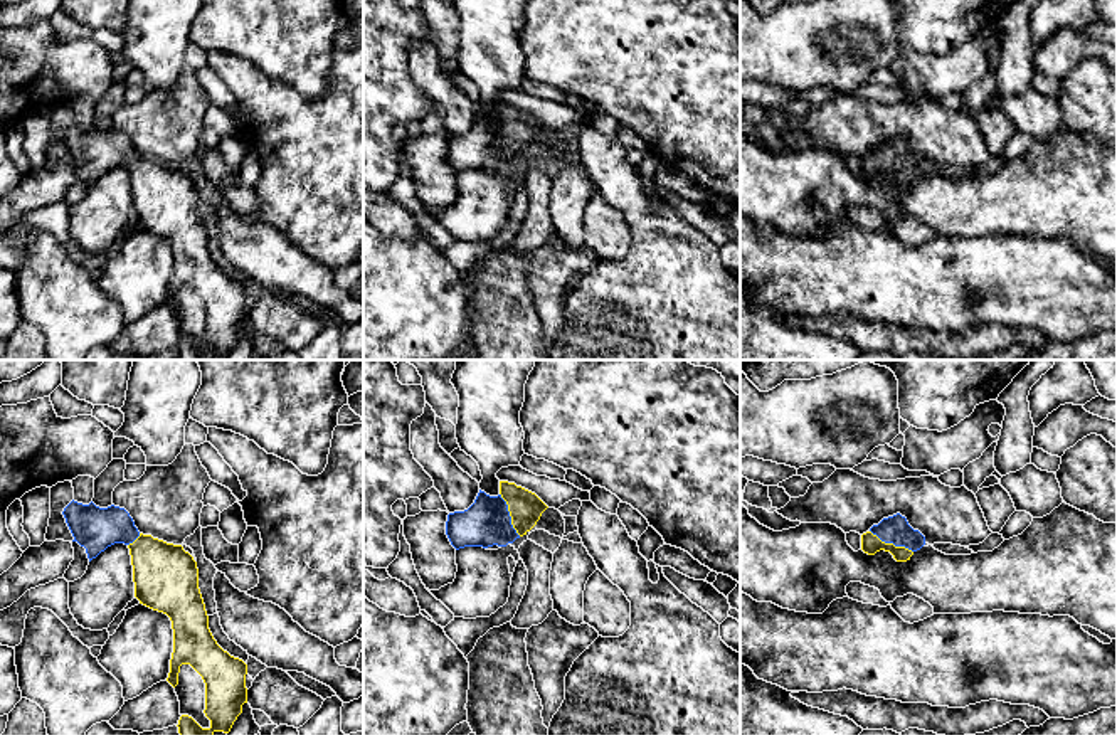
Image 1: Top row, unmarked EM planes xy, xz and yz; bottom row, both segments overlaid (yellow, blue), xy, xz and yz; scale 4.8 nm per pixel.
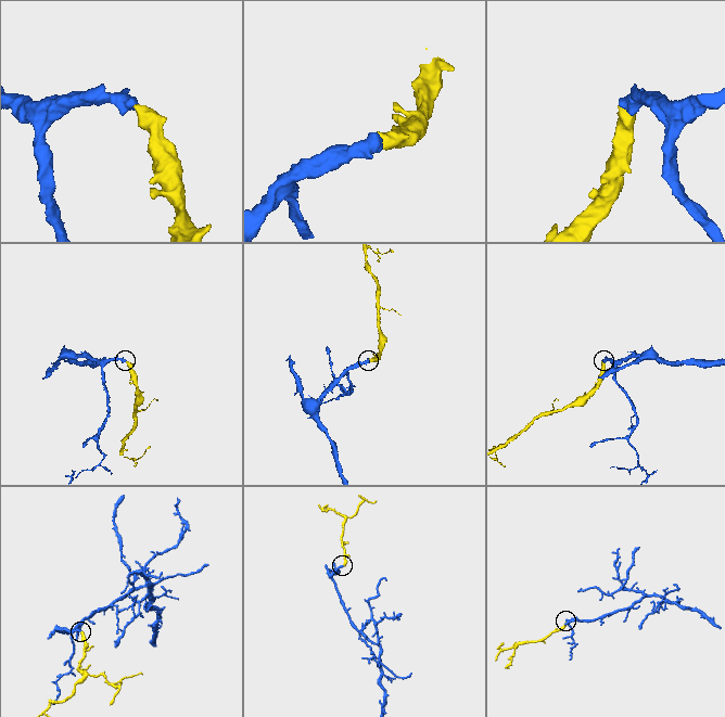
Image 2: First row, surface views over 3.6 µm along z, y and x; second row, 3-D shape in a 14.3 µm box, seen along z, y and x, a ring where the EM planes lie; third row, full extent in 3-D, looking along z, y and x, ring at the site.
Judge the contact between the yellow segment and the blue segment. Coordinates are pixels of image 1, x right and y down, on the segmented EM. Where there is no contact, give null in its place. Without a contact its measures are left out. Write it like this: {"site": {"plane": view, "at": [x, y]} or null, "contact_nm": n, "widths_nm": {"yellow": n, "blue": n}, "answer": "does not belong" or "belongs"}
{"site": {"plane": "yz", "at": [892, 544]}, "contact_nm": 240, "widths_nm": {"yellow": 100, "blue": 130}, "answer": "belongs"}

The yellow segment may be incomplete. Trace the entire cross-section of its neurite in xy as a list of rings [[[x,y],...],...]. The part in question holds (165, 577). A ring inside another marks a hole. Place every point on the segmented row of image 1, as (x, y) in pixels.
[[[71,501],[62,511],[66,523],[77,542],[86,548],[89,562],[114,543],[124,543],[130,548],[133,565],[135,597],[140,604],[163,612],[172,621],[173,653],[167,681],[175,688],[182,664],[190,664],[205,683],[205,716],[210,720],[209,728],[202,728],[192,716],[182,715],[178,720],[180,735],[214,735],[215,732],[229,733],[242,705],[247,703],[246,674],[247,664],[224,651],[209,629],[209,616],[199,589],[199,568],[193,557],[182,545],[167,543],[143,535],[135,526],[133,518],[124,508],[99,508],[93,501],[82,505]]]

